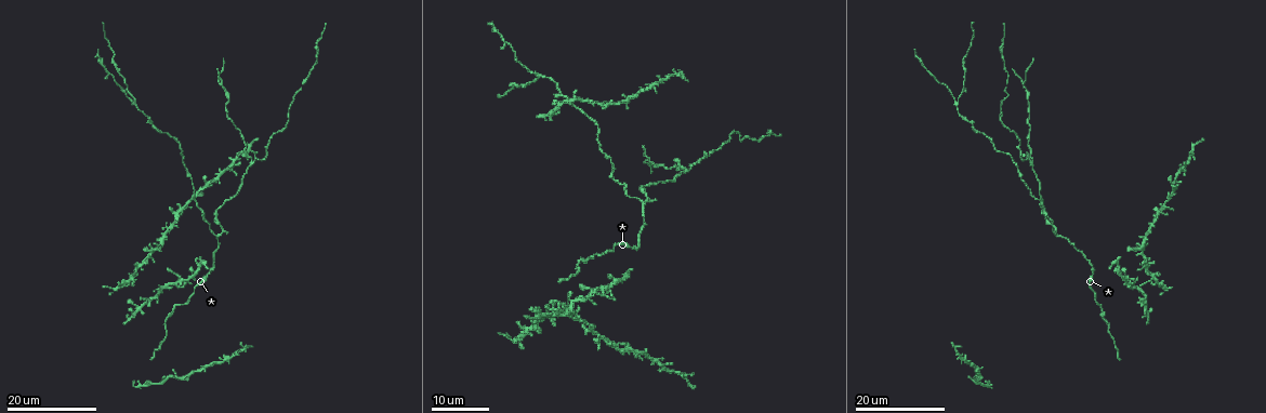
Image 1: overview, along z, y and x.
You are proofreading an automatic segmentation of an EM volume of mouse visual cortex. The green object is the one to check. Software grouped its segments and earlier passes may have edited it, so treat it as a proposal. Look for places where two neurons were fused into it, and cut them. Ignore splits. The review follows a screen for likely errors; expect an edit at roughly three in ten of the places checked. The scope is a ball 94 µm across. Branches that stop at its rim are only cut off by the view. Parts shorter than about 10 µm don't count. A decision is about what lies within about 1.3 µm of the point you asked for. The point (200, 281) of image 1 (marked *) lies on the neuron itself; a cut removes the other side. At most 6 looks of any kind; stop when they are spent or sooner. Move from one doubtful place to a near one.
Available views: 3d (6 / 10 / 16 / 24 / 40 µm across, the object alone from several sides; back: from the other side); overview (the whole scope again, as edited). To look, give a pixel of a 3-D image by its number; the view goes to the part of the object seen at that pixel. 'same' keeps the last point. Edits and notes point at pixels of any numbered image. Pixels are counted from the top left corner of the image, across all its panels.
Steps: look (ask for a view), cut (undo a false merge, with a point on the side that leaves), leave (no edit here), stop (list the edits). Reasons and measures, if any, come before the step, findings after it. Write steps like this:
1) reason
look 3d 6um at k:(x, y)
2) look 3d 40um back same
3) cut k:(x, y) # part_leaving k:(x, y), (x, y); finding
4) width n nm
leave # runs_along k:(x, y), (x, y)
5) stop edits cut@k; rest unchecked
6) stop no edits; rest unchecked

branch point
look 3d 24um at 1:(1031, 164)

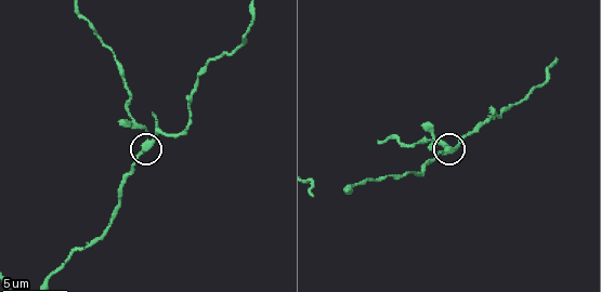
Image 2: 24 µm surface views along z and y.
closer look
look 3d 10um at 2:(452, 148)

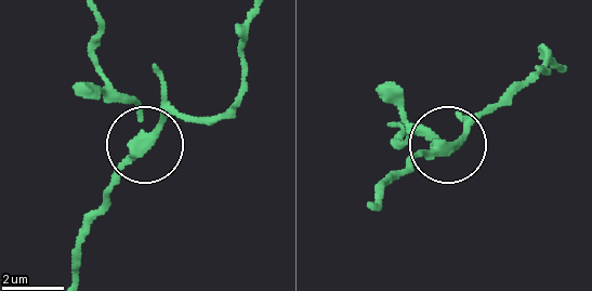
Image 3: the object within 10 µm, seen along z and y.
arms 3
cut 3:(127, 102) # a second neuron is stuck on

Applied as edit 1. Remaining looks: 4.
look overview

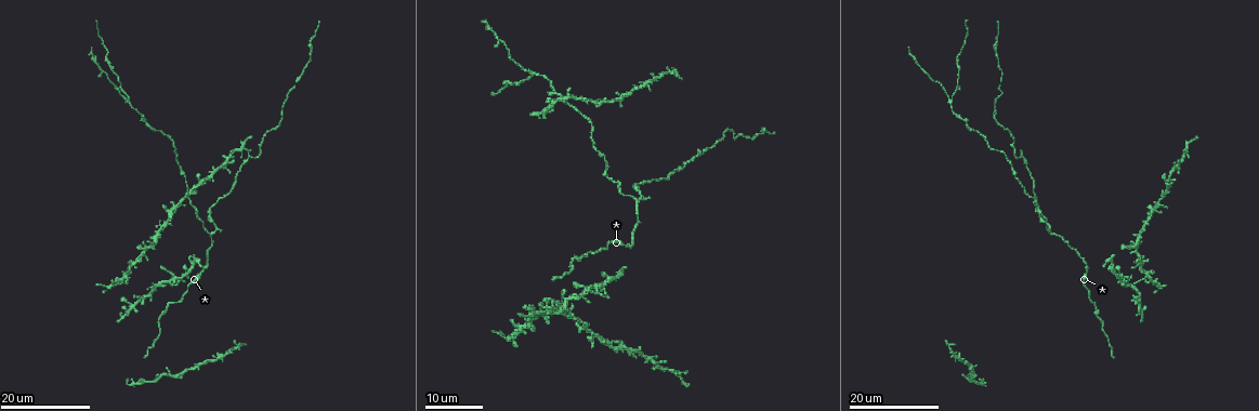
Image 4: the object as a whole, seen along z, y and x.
a fork
look 3d 16um at 4:(950, 101)

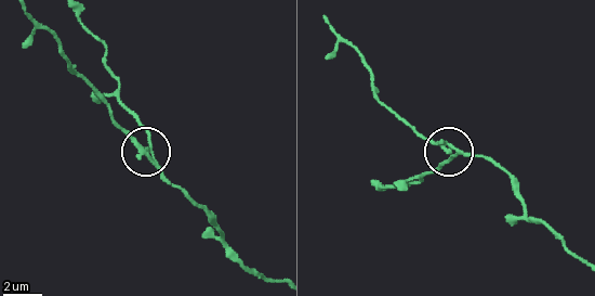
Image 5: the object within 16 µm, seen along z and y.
look 3d 10um at 5:(446, 148)

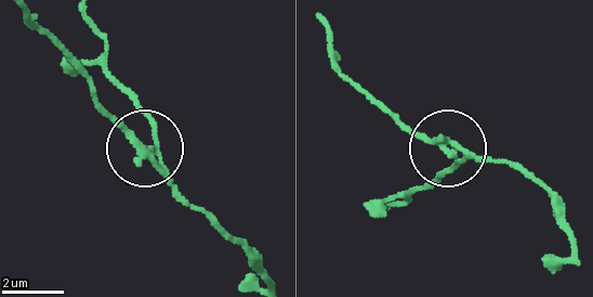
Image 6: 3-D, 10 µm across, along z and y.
look 3d 6um at 6:(452, 151)

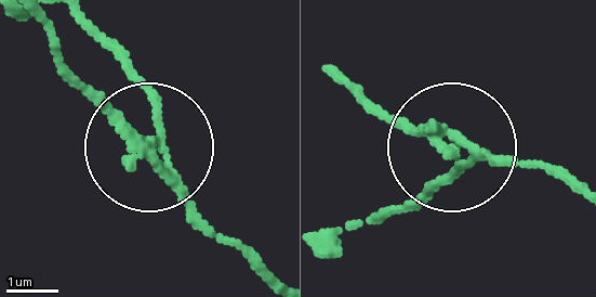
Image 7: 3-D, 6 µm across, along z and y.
width 190 nm
cut 7:(161, 99) # part_leaving 7:(177, 175), (160, 102), (100, 24); a second neuron is stuck on

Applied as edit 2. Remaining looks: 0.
stop edits cut@3, cut@7; rest unchecked

